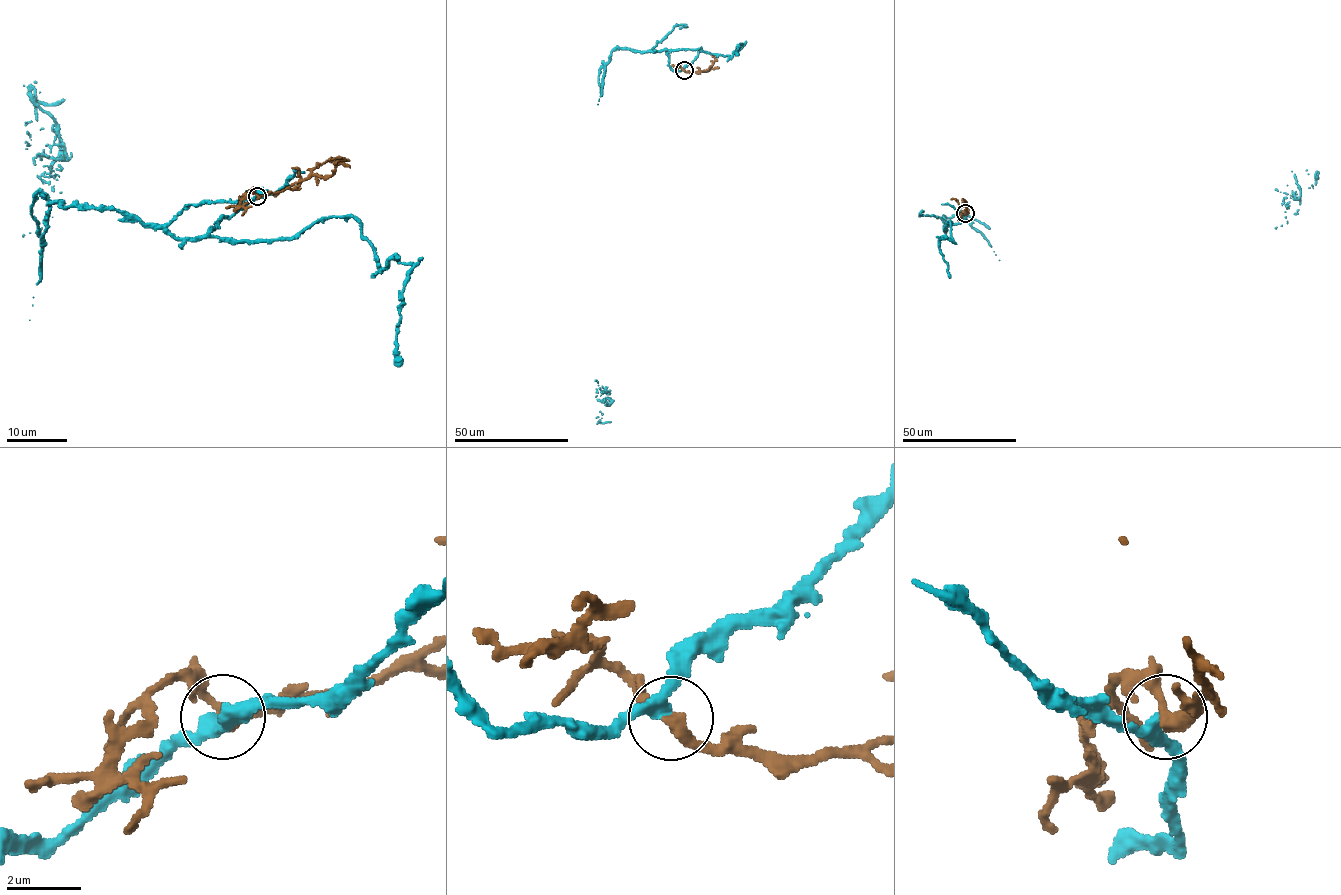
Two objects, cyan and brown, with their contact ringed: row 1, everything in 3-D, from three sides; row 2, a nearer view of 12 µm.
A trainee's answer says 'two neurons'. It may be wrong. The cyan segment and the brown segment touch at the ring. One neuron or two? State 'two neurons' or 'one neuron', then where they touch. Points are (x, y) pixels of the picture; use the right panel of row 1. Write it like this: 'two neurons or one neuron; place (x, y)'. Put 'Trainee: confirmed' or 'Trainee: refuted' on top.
Trainee: confirmed
two neurons; place (965, 213)

